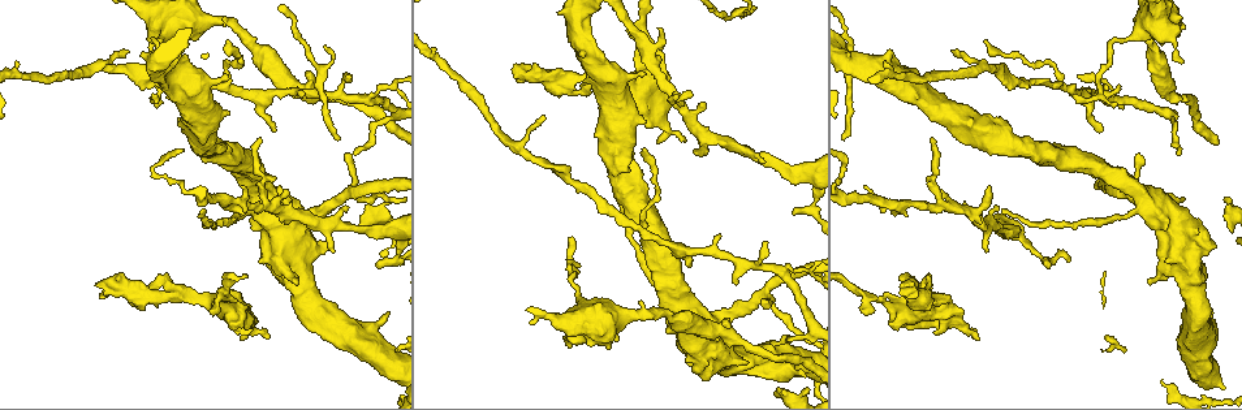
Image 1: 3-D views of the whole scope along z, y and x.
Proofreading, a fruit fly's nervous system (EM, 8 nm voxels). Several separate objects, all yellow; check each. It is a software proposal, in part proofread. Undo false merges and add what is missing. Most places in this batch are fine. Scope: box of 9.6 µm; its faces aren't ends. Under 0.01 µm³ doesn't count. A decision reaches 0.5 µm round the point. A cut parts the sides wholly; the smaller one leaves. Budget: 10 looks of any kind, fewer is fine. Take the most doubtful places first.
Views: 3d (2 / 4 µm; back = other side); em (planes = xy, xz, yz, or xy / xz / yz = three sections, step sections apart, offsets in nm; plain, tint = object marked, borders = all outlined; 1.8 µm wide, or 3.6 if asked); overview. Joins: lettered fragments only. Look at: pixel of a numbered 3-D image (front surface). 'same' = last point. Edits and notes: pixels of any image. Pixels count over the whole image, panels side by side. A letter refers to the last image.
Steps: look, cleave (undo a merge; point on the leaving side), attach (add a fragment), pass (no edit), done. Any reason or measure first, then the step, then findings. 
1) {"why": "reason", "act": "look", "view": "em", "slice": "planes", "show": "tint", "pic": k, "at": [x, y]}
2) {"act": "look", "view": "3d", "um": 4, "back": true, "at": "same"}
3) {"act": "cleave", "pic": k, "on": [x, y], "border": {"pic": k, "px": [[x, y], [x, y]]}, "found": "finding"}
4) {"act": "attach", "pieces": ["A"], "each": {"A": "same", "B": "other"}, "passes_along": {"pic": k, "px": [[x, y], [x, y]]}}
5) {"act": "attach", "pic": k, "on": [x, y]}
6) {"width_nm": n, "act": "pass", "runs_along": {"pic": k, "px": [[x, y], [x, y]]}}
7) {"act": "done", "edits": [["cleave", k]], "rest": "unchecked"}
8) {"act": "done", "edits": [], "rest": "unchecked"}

{"why": "branch stops here", "act": "look", "view": "3d", "um": 4, "pic": 1, "at": [863, 187]}

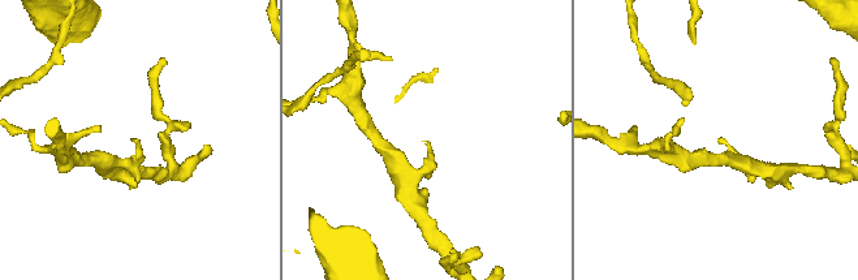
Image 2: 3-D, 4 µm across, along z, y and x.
{"why": "now the EM", "act": "look", "view": "em", "slice": "xy", "step": 8, "show": "borders", "pic": 2, "at": [717, 140]}

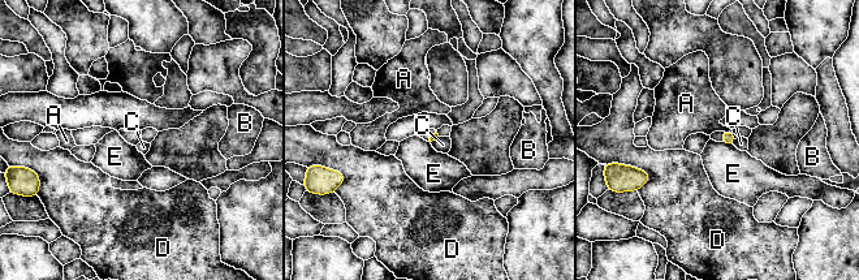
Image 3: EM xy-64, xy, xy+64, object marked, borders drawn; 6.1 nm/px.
{"act": "look", "view": "em", "slice": "yz", "step": 16, "show": "borders", "at": "same"}

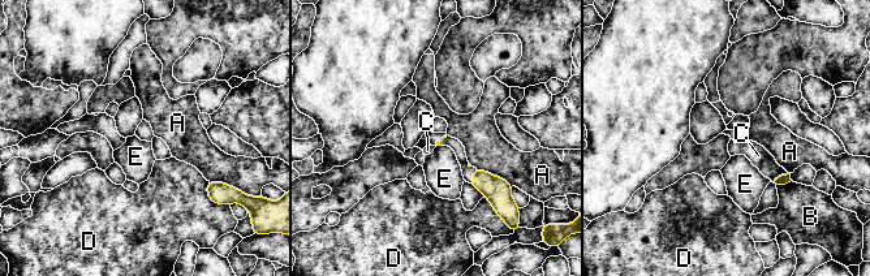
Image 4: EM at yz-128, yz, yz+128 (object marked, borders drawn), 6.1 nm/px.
{"act": "pass", "each": {"A": "other", "B": "other", "C": "other", "D": "other", "E": "other"}, "border": {"pic": 4, "px": [[787, 172], [772, 181]]}, "found": "none of them fits"}

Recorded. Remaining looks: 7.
{"why": "side arm on a straight run", "act": "look", "view": "3d", "um": 2, "pic": 1, "at": [781, 269]}

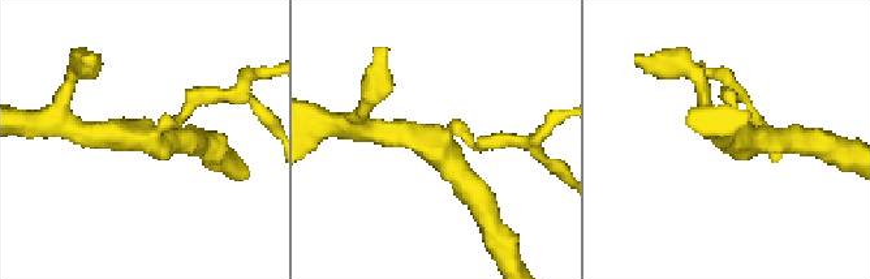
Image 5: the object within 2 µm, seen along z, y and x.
{"arms": 3, "why": "now the EM", "act": "look", "view": "em", "slice": "planes", "show": "tint", "pic": 5, "at": [429, 143]}

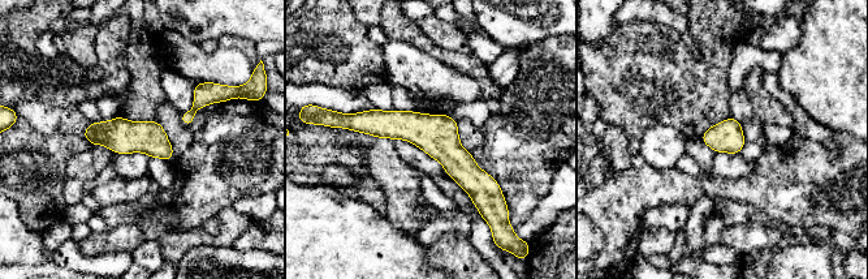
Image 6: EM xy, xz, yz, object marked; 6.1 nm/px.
{"why": "see the neighbours", "act": "look", "view": "em", "slice": "planes", "show": "borders", "at": "same"}

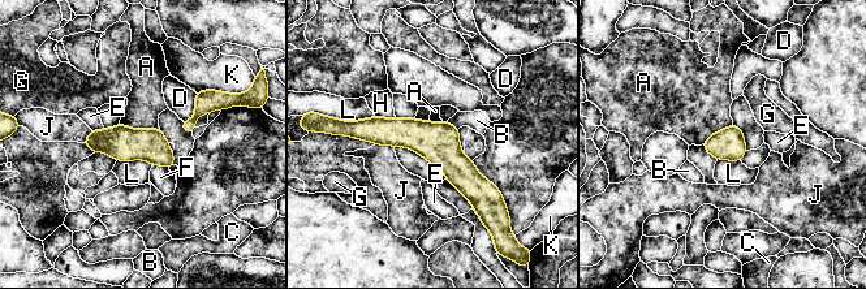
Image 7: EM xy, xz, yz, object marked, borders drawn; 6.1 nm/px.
{"act": "pass", "each": {"A": "other", "B": "other", "C": "other", "D": "other", "E": "other", "F": "other", "G": "other", "H": "other", "J": "other", "K": "other", "L": "other"}, "runs_along": {"pic": 7, "px": [[356, 129], [425, 137], [494, 190]]}, "found": "one neuron here"}

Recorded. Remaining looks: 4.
{"why": "branch point", "act": "look", "view": "3d", "um": 4, "pic": 1, "at": [942, 209]}

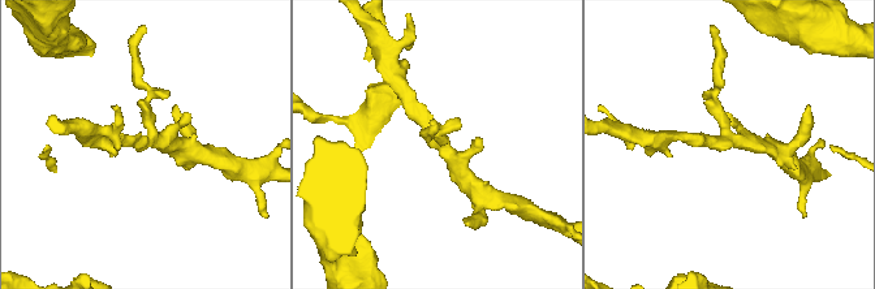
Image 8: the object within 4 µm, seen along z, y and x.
{"why": "need the tissue", "act": "look", "view": "em", "um": 3.6, "slice": "planes", "show": "tint", "pic": 8, "at": [154, 143]}

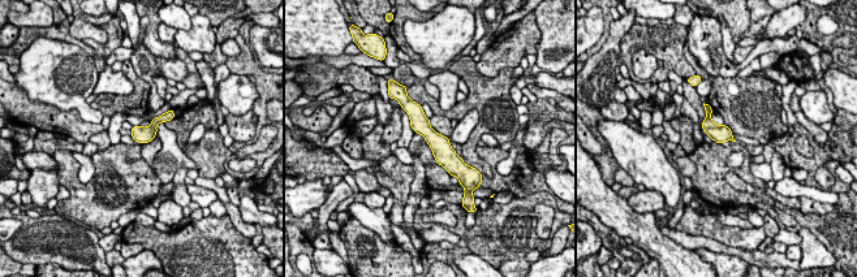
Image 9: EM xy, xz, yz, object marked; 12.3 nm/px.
{"why": "what lies round it", "act": "look", "view": "em", "um": 3.6, "slice": "planes", "show": "borders", "at": "same"}

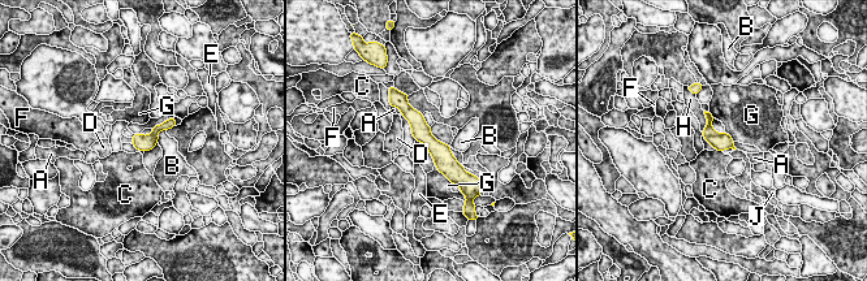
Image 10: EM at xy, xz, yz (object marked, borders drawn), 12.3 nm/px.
{"act": "pass", "each": {"A": "other", "B": "other", "C": "other", "D": "other", "E": "other", "F": "other", "G": "other", "H": "other", "J": "other"}, "border": {"pic": 10, "px": [[715, 148], [721, 151]]}, "found": "all the same neuron"}

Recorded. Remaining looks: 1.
{"act": "done", "edits": [], "rest": "unchecked"}

